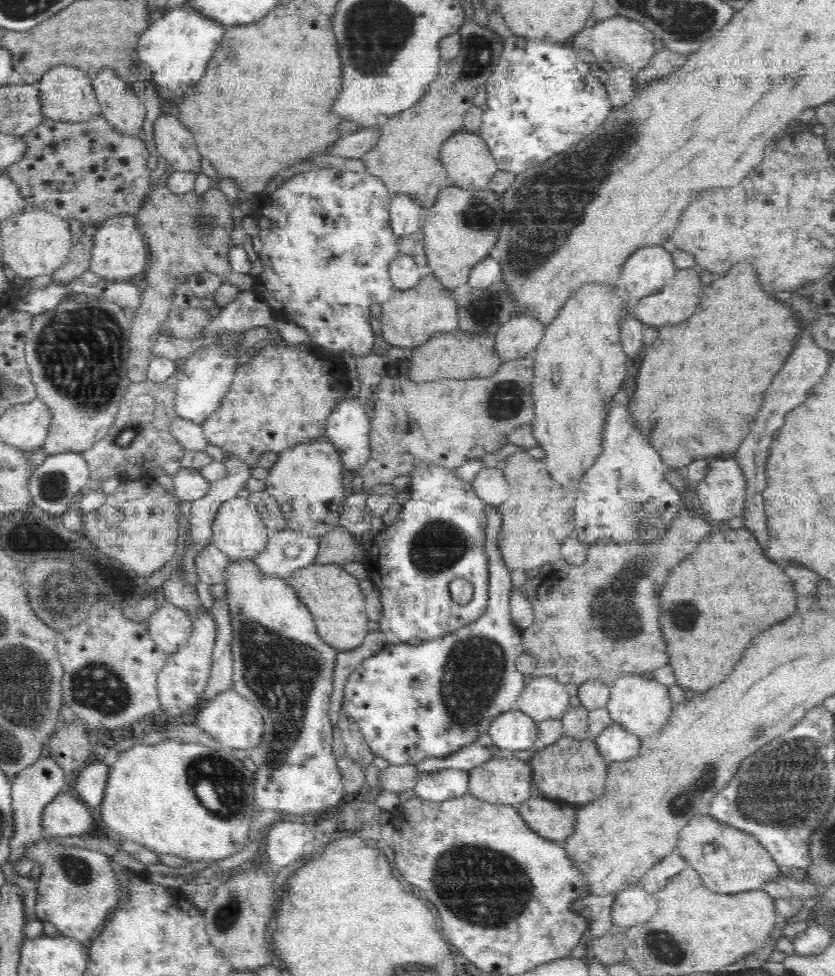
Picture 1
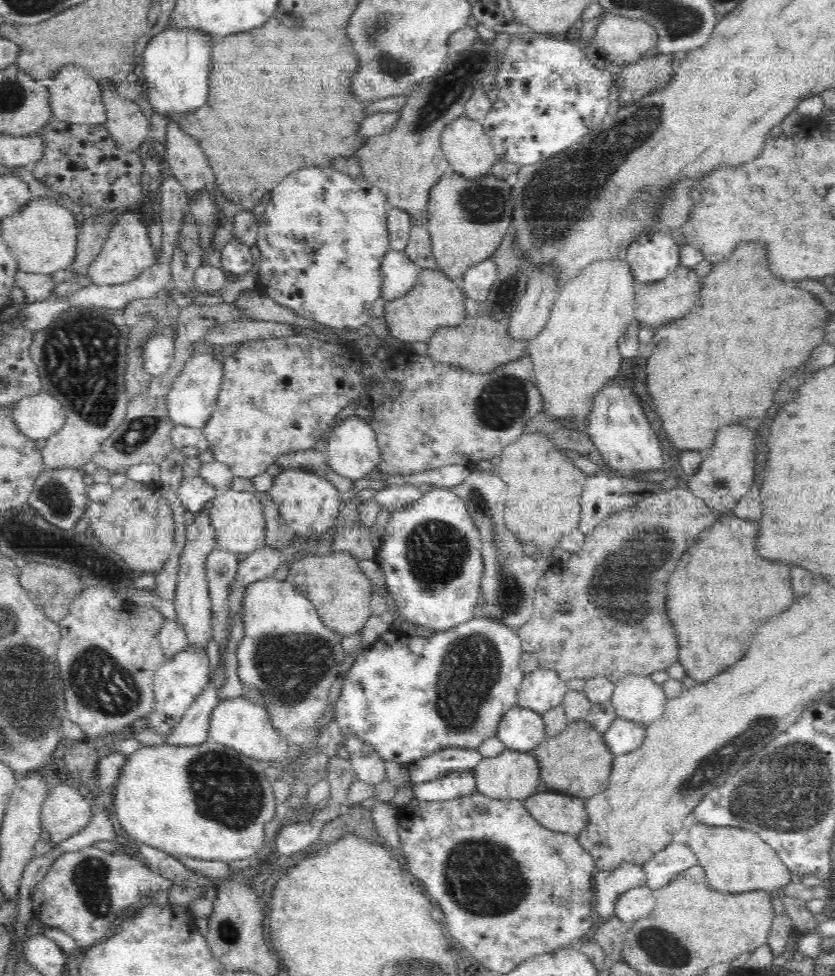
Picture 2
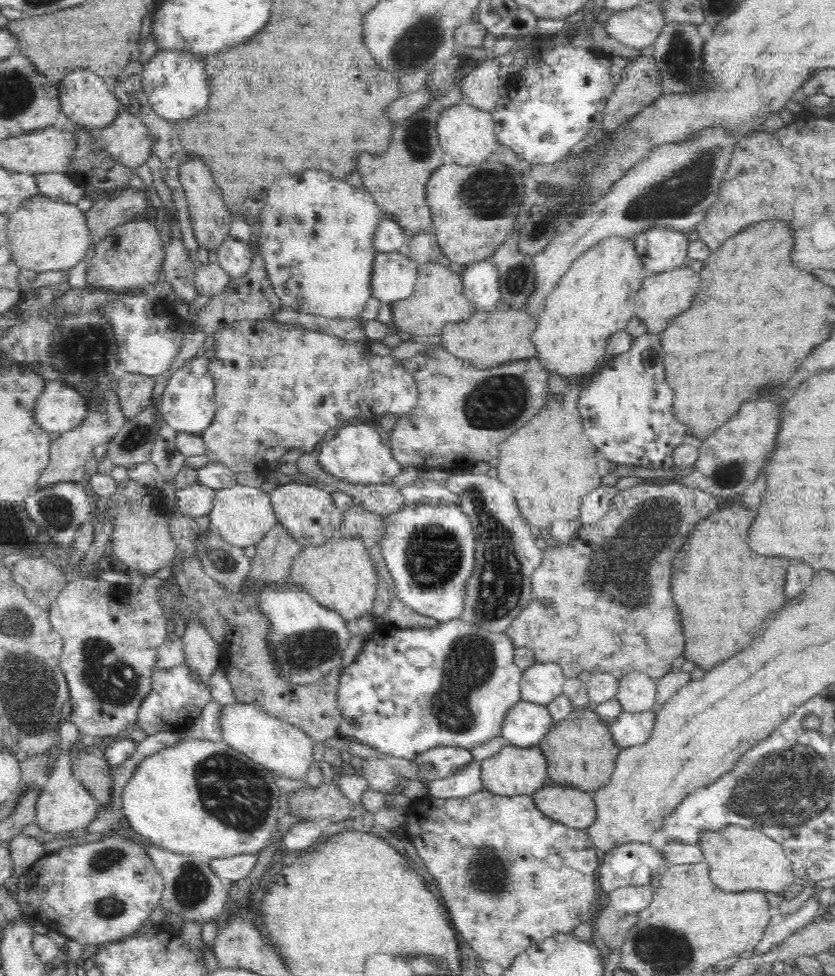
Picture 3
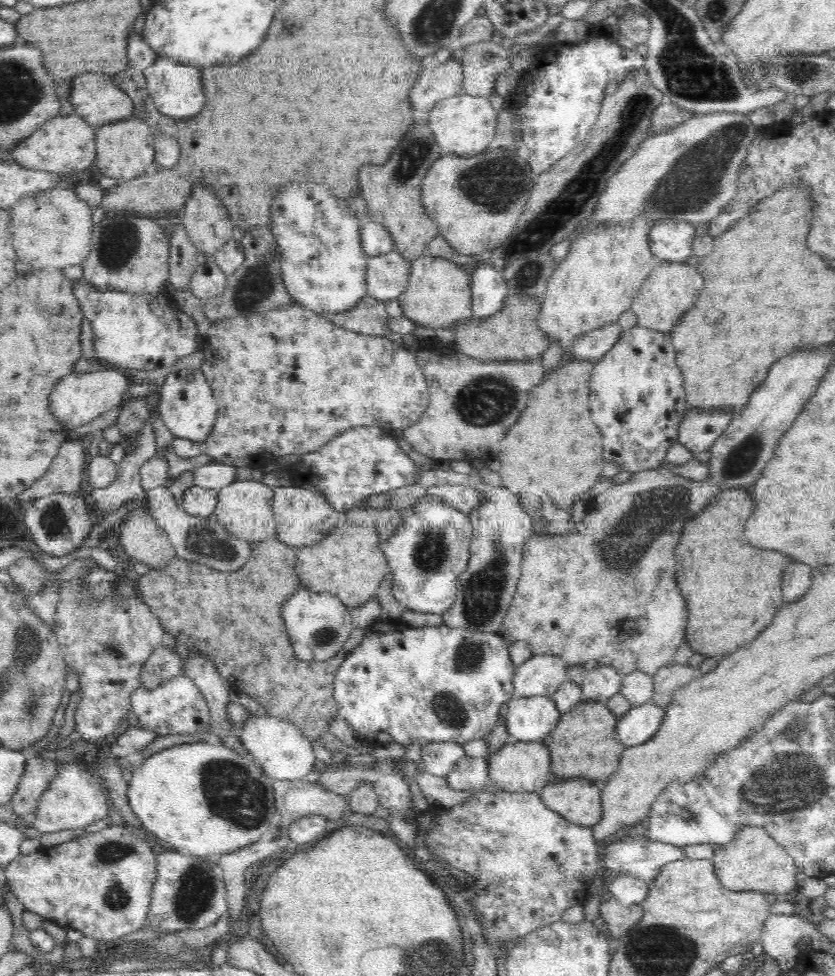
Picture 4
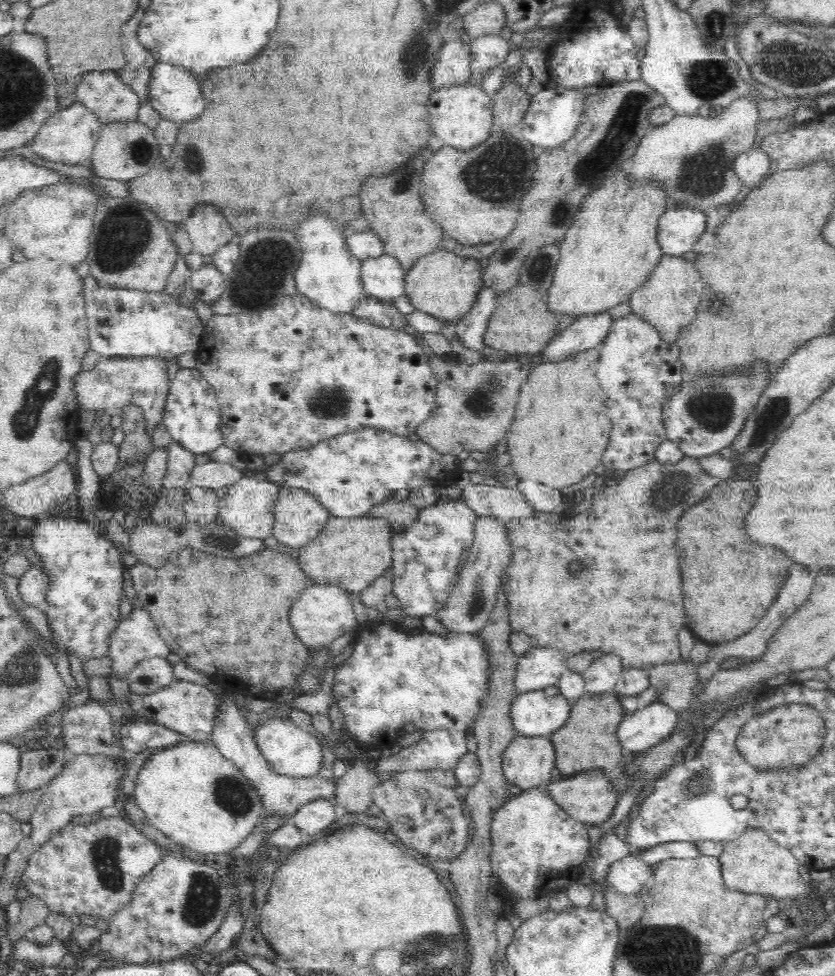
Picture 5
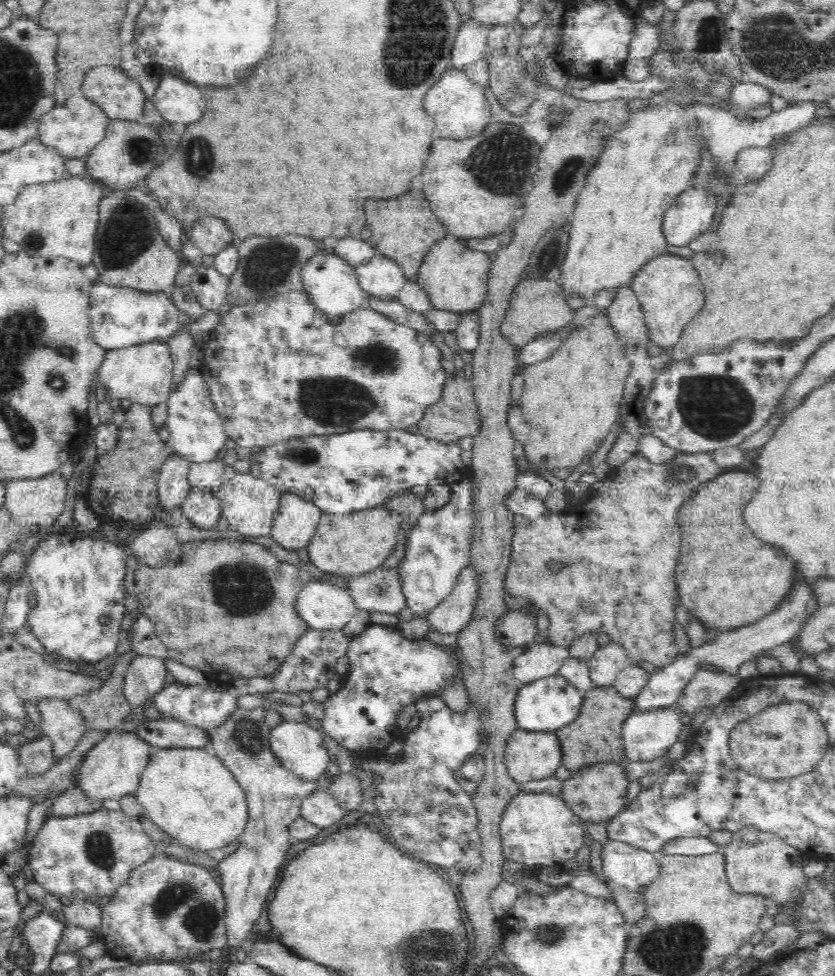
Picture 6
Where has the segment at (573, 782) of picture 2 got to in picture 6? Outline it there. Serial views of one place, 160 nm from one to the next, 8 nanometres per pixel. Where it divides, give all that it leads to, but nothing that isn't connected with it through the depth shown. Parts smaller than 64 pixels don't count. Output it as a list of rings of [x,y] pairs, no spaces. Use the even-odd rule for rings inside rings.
[[[613,685],[593,686],[585,692],[577,717],[554,732],[562,747],[561,765],[573,773],[598,762],[624,764],[626,758],[621,726],[634,710],[636,708],[633,699],[622,696]]]

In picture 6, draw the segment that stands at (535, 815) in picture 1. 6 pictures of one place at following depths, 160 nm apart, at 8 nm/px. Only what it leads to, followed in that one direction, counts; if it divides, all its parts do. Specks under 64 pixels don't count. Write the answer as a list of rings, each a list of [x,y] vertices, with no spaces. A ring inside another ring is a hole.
[[[598,762],[573,772],[569,779],[563,781],[560,797],[580,820],[608,822],[625,808],[628,783],[623,764]]]

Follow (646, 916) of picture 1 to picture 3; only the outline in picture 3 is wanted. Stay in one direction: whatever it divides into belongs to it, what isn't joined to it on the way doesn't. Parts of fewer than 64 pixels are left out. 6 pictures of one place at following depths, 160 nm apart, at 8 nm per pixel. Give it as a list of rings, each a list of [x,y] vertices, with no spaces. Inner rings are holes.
[[[624,886],[612,890],[607,895],[610,904],[624,914],[636,914],[650,906],[654,900],[654,890],[650,886]]]

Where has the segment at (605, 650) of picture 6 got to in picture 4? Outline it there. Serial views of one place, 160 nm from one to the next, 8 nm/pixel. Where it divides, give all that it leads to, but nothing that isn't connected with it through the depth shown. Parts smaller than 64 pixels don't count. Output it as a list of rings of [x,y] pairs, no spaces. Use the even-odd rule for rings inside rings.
[[[599,665],[586,674],[580,686],[584,699],[606,702],[614,694],[620,693],[624,676],[620,675],[613,667]]]

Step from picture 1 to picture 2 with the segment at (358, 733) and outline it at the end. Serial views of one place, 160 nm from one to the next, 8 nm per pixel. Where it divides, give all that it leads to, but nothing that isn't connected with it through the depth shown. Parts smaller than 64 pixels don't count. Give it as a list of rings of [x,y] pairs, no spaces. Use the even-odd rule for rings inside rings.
[[[347,735],[344,737],[342,745],[350,754],[349,761],[352,763],[357,780],[375,785],[386,779],[385,760],[371,744],[356,735]]]

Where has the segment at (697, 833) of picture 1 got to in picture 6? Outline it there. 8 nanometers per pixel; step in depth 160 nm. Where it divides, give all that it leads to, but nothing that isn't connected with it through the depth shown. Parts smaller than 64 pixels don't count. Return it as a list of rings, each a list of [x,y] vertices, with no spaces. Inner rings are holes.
[[[755,826],[741,828],[733,833],[722,853],[726,856],[725,875],[734,892],[764,895],[782,907],[797,904],[802,897],[808,879],[801,863],[805,855],[774,833]]]

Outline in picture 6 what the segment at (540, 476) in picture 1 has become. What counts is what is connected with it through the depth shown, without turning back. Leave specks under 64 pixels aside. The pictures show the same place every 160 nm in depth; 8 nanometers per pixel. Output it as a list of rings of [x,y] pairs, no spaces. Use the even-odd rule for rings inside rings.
[[[600,309],[600,316],[594,318],[592,326],[582,328],[572,336],[568,334],[550,358],[521,367],[524,386],[519,406],[523,417],[532,424],[538,422],[540,432],[552,436],[552,442],[521,442],[530,464],[546,471],[578,466],[584,460],[583,456],[600,447],[602,442],[594,440],[602,440],[612,430],[630,370],[627,356],[632,351],[631,344],[616,337],[606,310]]]

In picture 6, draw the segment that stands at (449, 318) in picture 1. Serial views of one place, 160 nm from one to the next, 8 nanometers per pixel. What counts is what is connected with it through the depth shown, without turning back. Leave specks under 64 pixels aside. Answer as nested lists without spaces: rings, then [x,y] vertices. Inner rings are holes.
[[[448,232],[446,238],[441,238],[423,258],[415,276],[415,282],[426,292],[431,305],[436,310],[448,310],[462,314],[476,312],[487,297],[491,264],[488,252],[470,250],[463,245],[463,239]]]

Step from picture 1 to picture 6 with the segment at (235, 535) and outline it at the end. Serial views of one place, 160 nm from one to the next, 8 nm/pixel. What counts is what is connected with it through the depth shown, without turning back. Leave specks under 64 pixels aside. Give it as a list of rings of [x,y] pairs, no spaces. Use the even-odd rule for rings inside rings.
[[[236,473],[236,476],[224,482],[218,489],[209,491],[220,500],[222,516],[228,520],[229,528],[253,537],[271,535],[274,515],[281,499],[281,492],[275,486],[251,473]]]

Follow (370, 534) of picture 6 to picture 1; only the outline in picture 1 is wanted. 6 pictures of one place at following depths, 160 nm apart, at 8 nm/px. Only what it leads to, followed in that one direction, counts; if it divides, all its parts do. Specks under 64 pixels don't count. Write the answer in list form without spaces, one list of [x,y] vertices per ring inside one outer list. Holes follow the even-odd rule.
[[[310,564],[295,570],[288,578],[289,585],[295,590],[298,599],[314,615],[317,635],[326,644],[336,650],[354,650],[358,648],[370,632],[366,615],[365,596],[359,587],[359,580],[346,573],[343,566],[321,566]]]

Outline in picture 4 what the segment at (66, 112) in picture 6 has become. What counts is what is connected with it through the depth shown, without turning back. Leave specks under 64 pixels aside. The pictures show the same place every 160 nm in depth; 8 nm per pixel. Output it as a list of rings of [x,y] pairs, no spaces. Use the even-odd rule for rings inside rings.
[[[75,112],[72,115],[58,116],[46,122],[41,128],[38,128],[29,138],[6,149],[10,153],[9,157],[6,157],[6,160],[8,162],[15,162],[30,170],[44,170],[54,174],[73,174],[79,170],[88,168],[90,164],[94,162],[96,154],[96,131],[97,128],[88,125],[88,123],[86,123],[80,115],[76,115]]]

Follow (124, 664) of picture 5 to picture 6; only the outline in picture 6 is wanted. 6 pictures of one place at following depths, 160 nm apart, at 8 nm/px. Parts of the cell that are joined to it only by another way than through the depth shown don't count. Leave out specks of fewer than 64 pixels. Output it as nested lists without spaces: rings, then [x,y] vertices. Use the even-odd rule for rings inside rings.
[[[138,616],[129,628],[132,642],[131,652],[138,656],[168,657],[168,648],[158,638],[154,623],[146,616]]]

